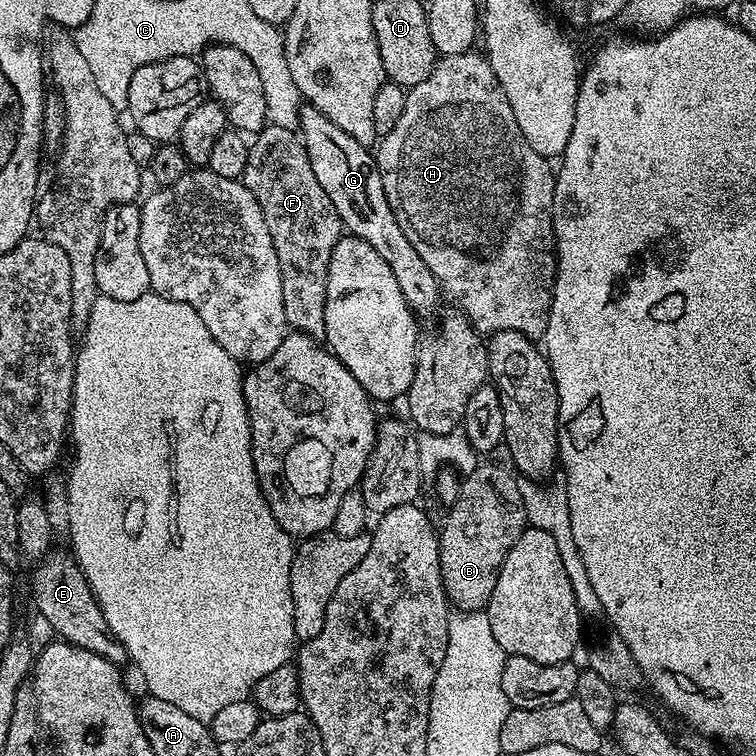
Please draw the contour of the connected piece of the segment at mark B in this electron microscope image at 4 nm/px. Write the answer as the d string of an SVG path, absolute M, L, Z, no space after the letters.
M481 463L473 472L467 473L457 500L447 509L444 525L438 528L444 592L457 609L466 612L487 609L502 562L506 554L510 554L510 546L514 546L529 527L520 493L521 481L505 468Z

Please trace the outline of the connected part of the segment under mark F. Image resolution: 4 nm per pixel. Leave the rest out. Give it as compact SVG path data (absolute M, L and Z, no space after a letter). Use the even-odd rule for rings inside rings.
M271 122L265 124L251 137L242 183L250 190L250 194L254 194L266 218L266 230L270 230L274 250L278 254L278 270L282 274L282 302L289 329L305 332L313 338L323 337L326 326L328 267L334 246L341 238L342 225L338 210L334 210L334 202L330 202L326 190L322 190L318 183L318 178L314 178L314 166L310 166L304 141L296 132Z

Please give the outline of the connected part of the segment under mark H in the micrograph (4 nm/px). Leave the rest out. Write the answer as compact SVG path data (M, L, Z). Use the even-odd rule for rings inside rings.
M479 51L440 56L434 70L430 70L430 78L426 78L426 82L418 82L418 86L407 89L407 94L406 110L402 110L398 126L394 126L390 134L382 137L374 152L376 165L382 174L382 186L390 202L390 210L394 218L398 218L398 226L402 226L402 234L406 234L410 246L418 250L418 258L426 262L426 266L446 293L447 299L449 296L456 303L453 305L463 312L477 332L491 334L502 330L514 330L523 336L543 337L552 309L552 291L556 285L556 235L552 221L556 172L553 165L552 168L548 165L551 164L549 157L538 154L538 150L530 150L530 142L522 138L522 130L518 130L518 121L514 119L514 110L510 110L506 90L502 90L498 78L494 78L494 70L487 56Z

